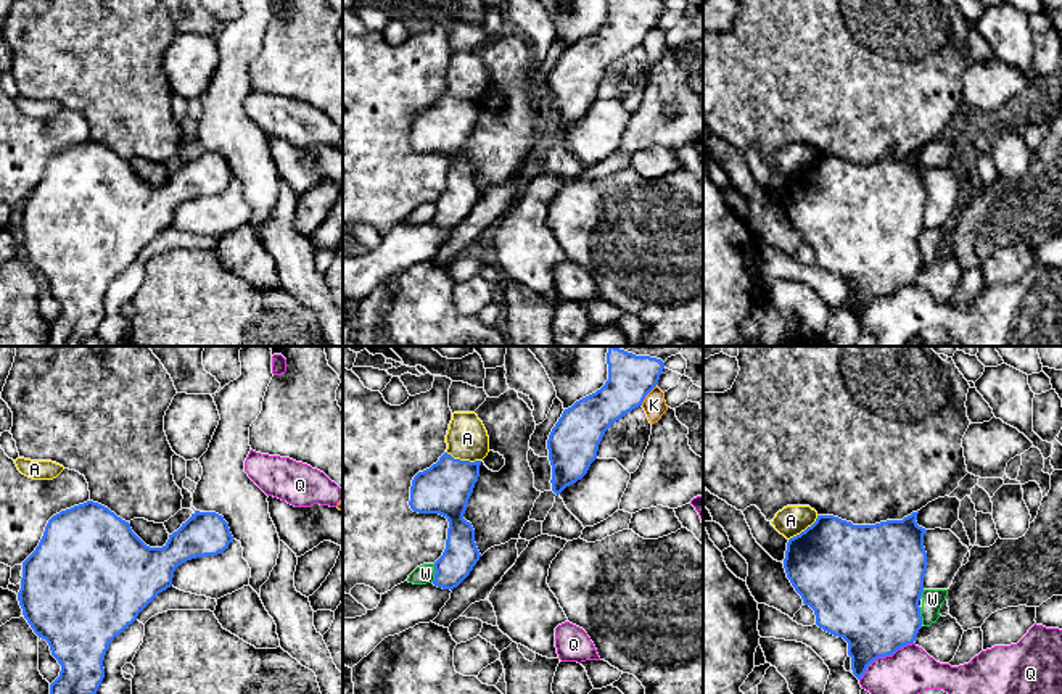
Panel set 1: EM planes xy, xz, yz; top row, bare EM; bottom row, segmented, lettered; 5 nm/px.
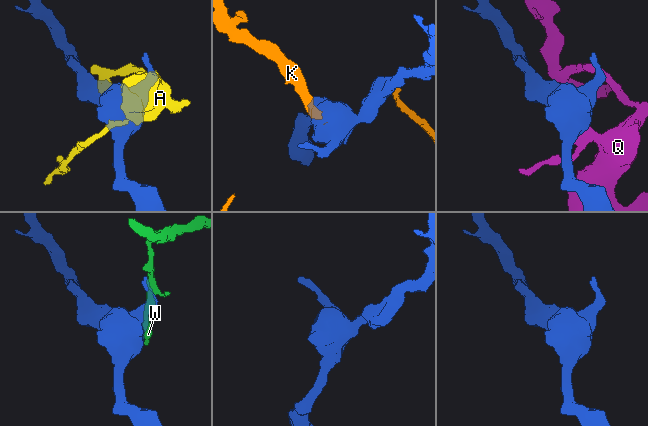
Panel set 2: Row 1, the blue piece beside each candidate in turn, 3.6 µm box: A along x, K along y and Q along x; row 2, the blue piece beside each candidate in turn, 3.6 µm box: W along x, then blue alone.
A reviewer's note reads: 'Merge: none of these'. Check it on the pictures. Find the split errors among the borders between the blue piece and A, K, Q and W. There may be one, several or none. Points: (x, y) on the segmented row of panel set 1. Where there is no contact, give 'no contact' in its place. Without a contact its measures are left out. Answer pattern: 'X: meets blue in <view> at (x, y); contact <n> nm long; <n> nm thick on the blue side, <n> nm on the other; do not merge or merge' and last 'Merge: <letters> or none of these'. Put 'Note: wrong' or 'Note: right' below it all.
A: meets blue in xz at (464, 461); contact 180 nm long; 260 nm thick on the blue side, 200 nm on the other; do not merge
K: meets blue in xz at (647, 393); contact 130 nm long; 220 nm thick on the blue side, 120 nm on the other; do not merge
Q: meets blue in yz at (884, 656); contact 340 nm long; 440 nm thick on the blue side, 240 nm on the other; do not merge
W: meets blue in xz at (435, 574); contact 100 nm long; 170 nm thick on the blue side, 100 nm on the other; do not merge
Merge: none of these
Note: right

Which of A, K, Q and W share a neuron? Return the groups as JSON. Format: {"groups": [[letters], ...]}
{"groups": [["A"], ["K"], ["Q"], ["W"]]}

